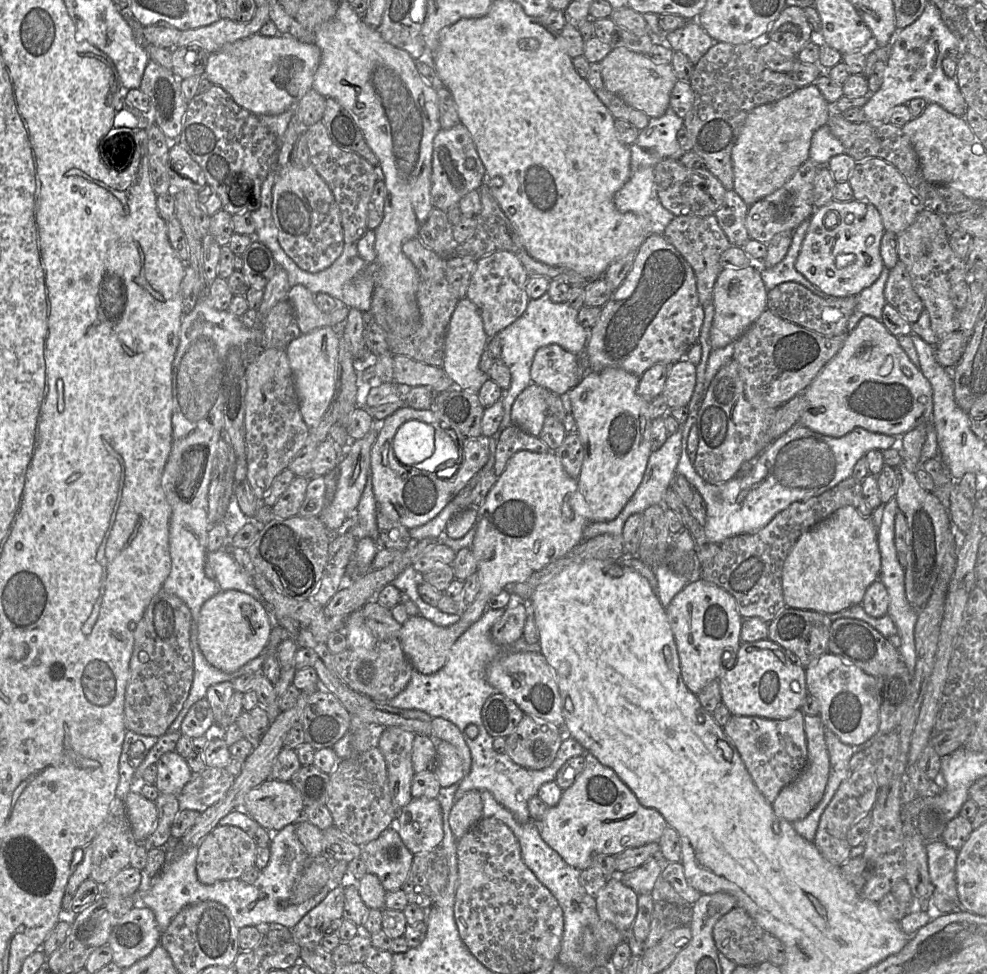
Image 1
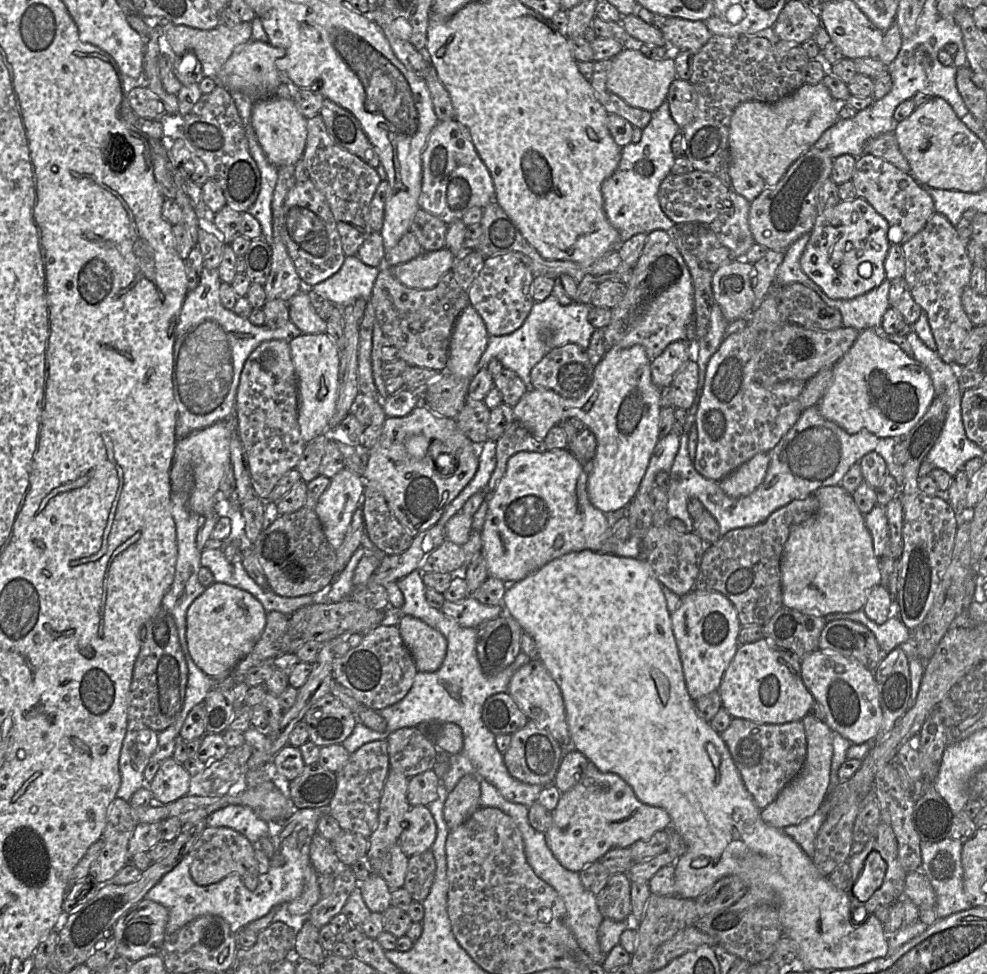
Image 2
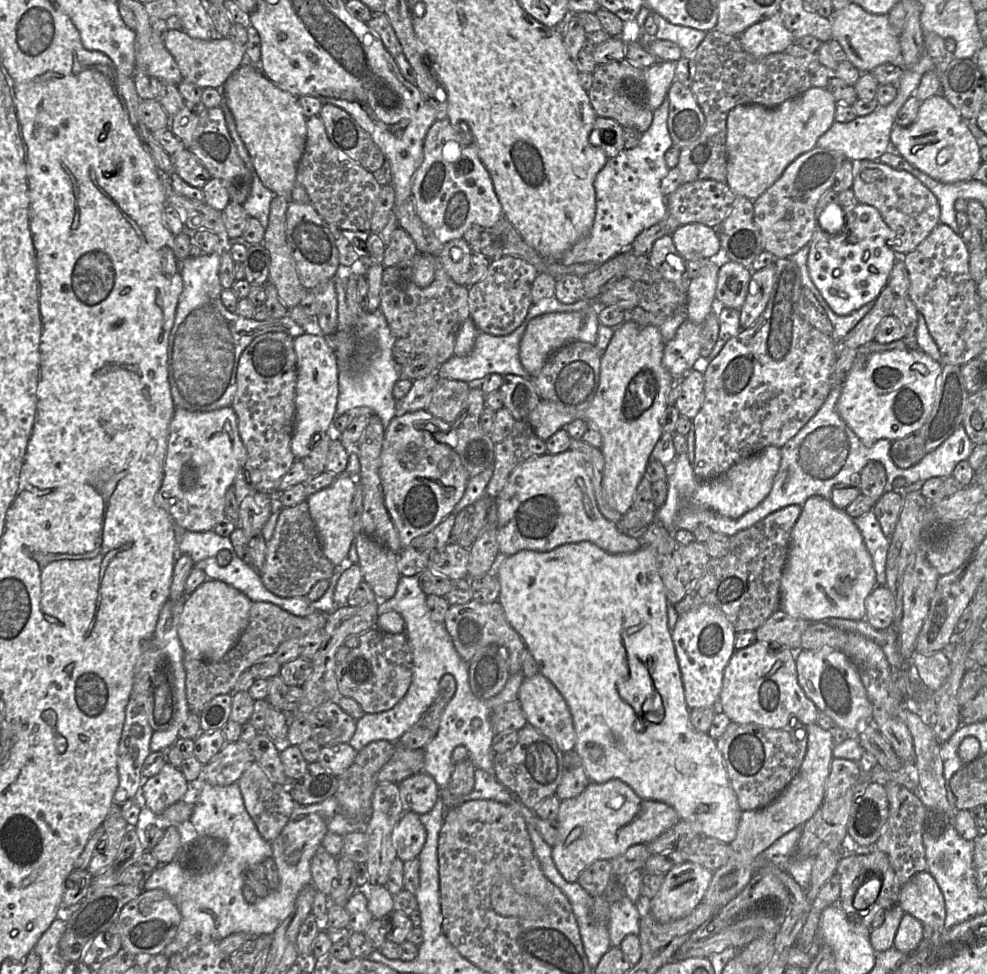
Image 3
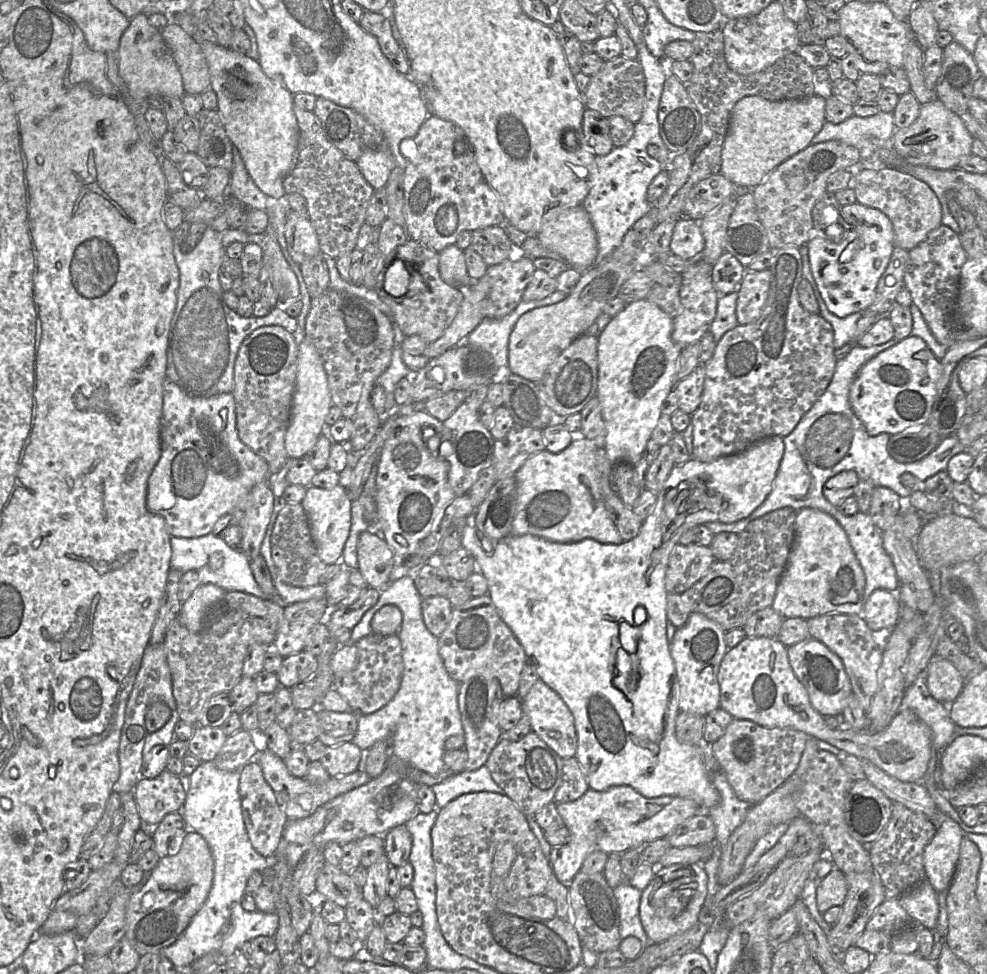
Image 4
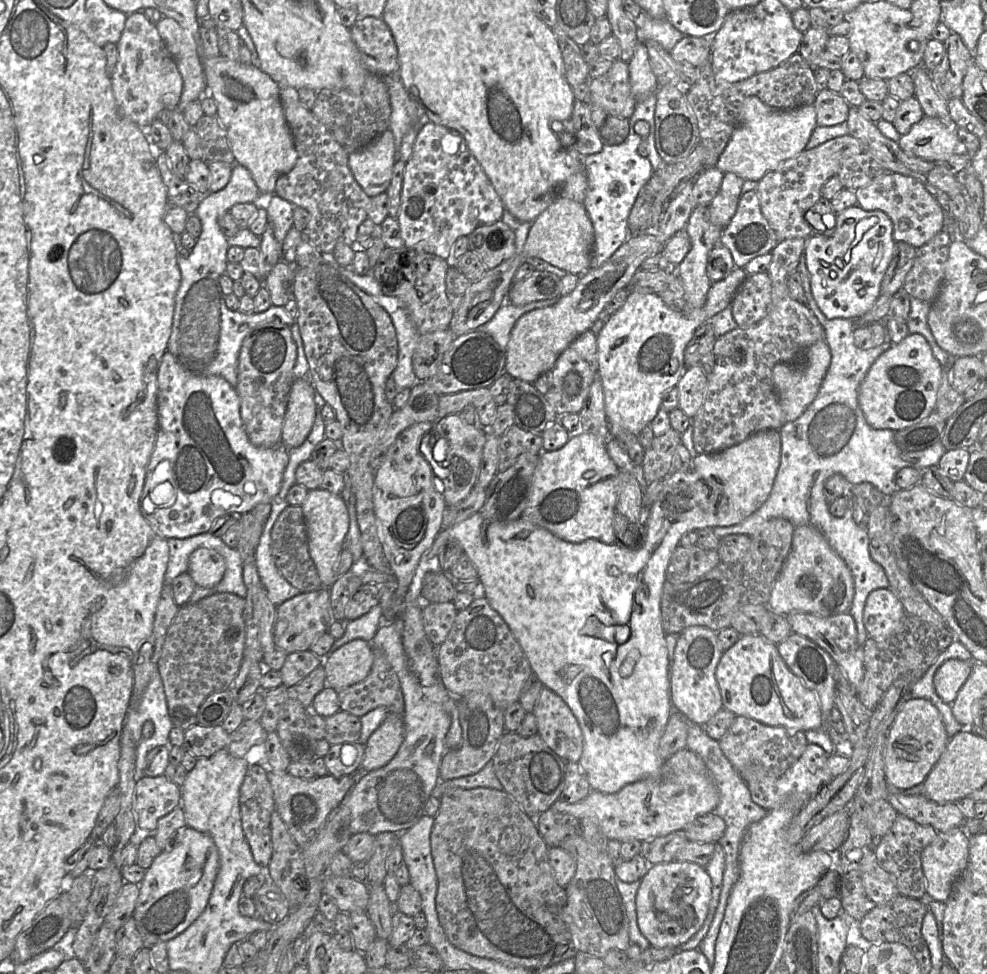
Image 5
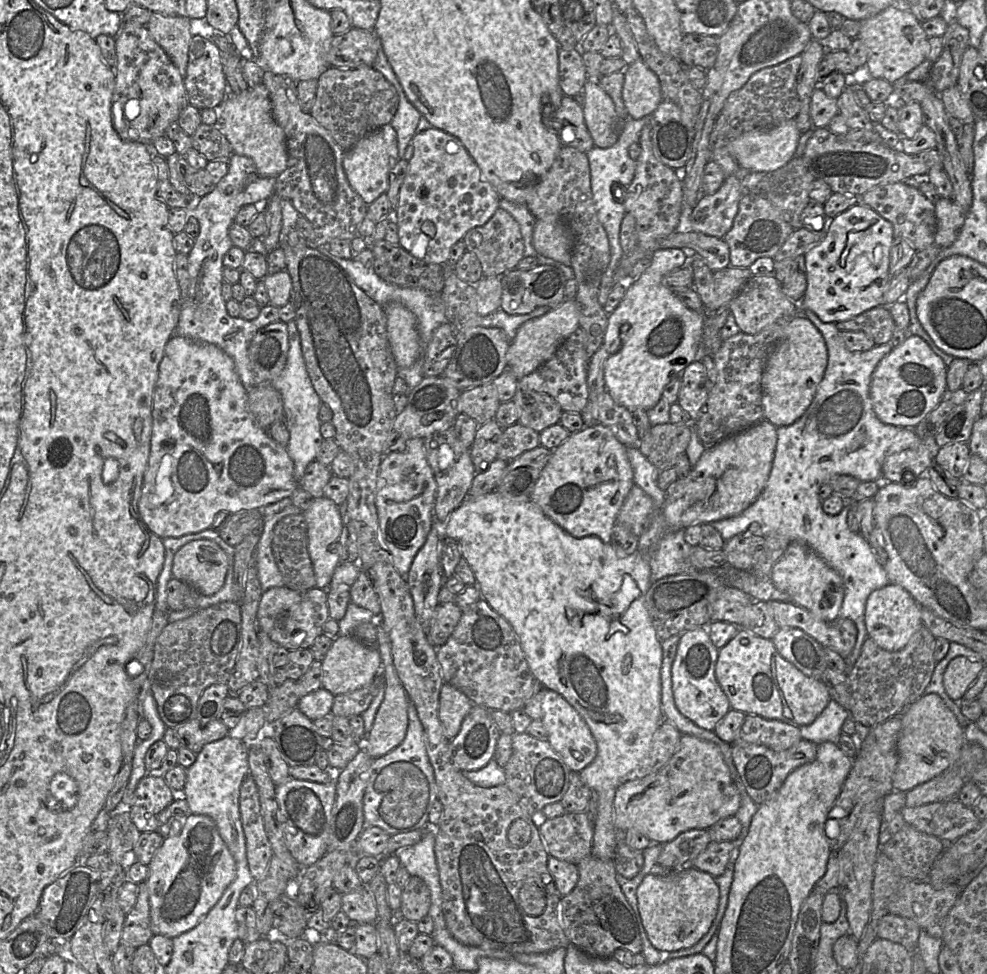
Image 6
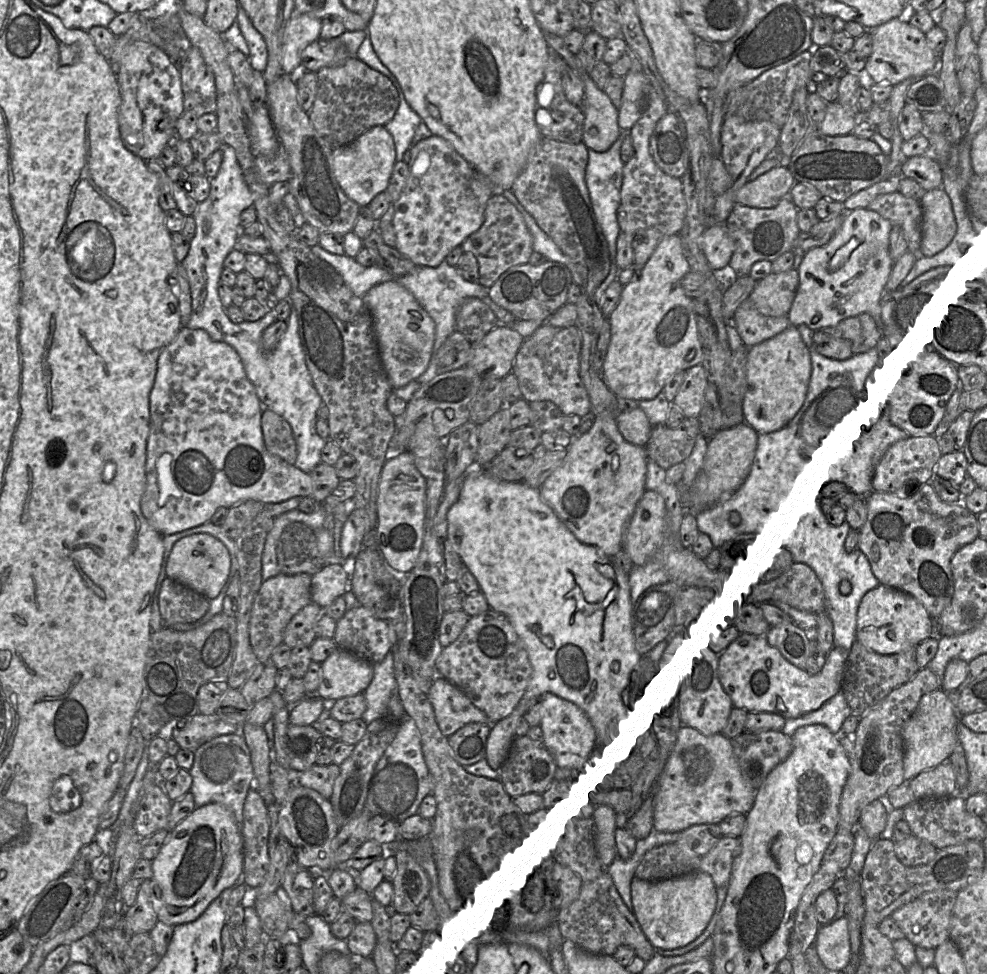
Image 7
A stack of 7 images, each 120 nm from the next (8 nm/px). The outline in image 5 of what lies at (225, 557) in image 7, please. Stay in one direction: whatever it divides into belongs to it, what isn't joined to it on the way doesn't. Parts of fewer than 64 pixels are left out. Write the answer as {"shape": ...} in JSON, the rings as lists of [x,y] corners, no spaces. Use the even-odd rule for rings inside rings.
{"shape":[[[199,547],[189,557],[187,572],[195,585],[211,588],[224,576],[226,569],[223,556],[212,548]]]}

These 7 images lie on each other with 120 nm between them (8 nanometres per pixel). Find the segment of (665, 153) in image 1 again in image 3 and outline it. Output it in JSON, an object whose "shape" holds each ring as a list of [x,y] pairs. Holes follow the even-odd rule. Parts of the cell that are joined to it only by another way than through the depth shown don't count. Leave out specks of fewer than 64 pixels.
{"shape":[[[667,93],[655,103],[651,125],[642,133],[639,143],[632,148],[623,148],[616,156],[609,158],[598,172],[594,187],[596,191],[596,213],[588,234],[563,254],[560,261],[549,261],[571,265],[577,263],[595,263],[601,265],[628,248],[638,234],[654,222],[661,220],[667,213],[665,194],[661,182],[669,171],[665,153],[672,144],[668,131],[669,97]]]}

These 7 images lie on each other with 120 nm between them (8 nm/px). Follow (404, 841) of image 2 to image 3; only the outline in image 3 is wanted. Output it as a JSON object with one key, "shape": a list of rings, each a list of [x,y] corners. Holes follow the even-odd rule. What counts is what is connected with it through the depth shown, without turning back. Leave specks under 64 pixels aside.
{"shape":[[[406,811],[392,832],[392,843],[396,849],[397,858],[407,862],[418,857],[426,838],[426,829],[419,815]]]}

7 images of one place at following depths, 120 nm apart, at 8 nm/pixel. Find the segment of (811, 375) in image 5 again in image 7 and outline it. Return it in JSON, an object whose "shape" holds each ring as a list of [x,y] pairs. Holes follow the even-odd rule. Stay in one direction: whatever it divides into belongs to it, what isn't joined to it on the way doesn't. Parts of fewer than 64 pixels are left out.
{"shape":[[[795,326],[748,349],[747,391],[743,401],[744,422],[759,434],[785,427],[795,418],[807,397],[812,363],[810,350]]]}

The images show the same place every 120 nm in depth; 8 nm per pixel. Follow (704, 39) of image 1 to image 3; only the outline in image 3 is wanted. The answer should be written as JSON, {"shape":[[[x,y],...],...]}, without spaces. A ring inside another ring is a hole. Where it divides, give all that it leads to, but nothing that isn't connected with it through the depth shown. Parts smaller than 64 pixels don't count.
{"shape":[[[650,10],[653,13],[657,24],[655,39],[670,40],[676,43],[682,50],[683,55],[693,55],[696,48],[702,42],[707,32],[691,27],[674,25],[663,18],[659,13]]]}

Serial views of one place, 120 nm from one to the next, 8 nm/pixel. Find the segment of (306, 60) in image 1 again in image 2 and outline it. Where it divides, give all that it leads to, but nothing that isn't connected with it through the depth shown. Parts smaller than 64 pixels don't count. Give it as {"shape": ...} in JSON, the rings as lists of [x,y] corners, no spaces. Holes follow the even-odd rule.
{"shape":[[[250,39],[234,49],[214,80],[217,80],[217,85],[225,87],[228,91],[249,94],[253,100],[272,96],[273,91],[282,83],[291,84],[287,76],[281,73],[275,65],[275,61],[284,56],[284,49],[273,47],[268,42],[264,43]]]}

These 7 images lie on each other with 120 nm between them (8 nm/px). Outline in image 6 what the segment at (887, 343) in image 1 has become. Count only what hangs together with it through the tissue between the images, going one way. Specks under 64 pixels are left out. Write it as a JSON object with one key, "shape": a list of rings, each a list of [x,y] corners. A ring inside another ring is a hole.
{"shape":[[[917,335],[906,340],[886,355],[872,374],[870,398],[873,410],[884,424],[914,428],[933,411],[947,392],[947,365]]]}

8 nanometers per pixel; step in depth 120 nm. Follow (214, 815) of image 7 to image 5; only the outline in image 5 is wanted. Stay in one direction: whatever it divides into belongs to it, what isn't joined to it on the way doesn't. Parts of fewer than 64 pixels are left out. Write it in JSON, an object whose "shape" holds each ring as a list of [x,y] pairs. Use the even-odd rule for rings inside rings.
{"shape":[[[192,827],[182,828],[182,839],[172,851],[162,851],[146,870],[140,885],[133,917],[144,942],[151,947],[159,942],[167,942],[188,928],[205,910],[212,893],[219,869],[218,849],[210,836]]]}

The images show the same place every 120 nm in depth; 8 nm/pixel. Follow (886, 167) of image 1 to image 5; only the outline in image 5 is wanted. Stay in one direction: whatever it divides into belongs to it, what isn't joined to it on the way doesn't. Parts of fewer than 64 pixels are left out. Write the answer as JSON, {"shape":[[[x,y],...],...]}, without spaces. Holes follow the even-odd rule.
{"shape":[[[885,172],[854,192],[857,205],[863,210],[879,210],[890,218],[895,242],[906,242],[917,249],[945,230],[945,211],[926,190],[925,185],[913,177]]]}

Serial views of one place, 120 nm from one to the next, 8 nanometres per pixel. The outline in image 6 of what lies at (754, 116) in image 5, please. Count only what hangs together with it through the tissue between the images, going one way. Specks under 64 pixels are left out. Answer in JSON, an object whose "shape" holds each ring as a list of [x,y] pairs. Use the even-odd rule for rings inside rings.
{"shape":[[[794,118],[775,127],[746,132],[731,140],[726,148],[741,170],[772,173],[783,167],[795,156],[800,135],[801,133]]]}

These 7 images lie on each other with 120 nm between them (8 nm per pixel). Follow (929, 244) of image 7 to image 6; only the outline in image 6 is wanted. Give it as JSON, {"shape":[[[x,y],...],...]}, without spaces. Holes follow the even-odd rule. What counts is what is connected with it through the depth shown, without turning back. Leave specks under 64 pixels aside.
{"shape":[[[941,198],[935,204],[936,244],[941,249],[952,246],[964,226],[966,212],[953,200]]]}

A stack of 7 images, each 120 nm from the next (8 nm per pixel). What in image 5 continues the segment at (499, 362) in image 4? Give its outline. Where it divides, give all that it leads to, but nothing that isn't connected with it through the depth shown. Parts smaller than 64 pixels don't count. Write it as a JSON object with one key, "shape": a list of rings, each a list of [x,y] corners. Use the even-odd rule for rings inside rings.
{"shape":[[[560,297],[547,300],[539,300],[523,306],[515,306],[505,302],[494,314],[494,316],[479,329],[490,335],[506,351],[510,333],[516,321],[524,314],[538,308],[544,308],[555,304]]]}

